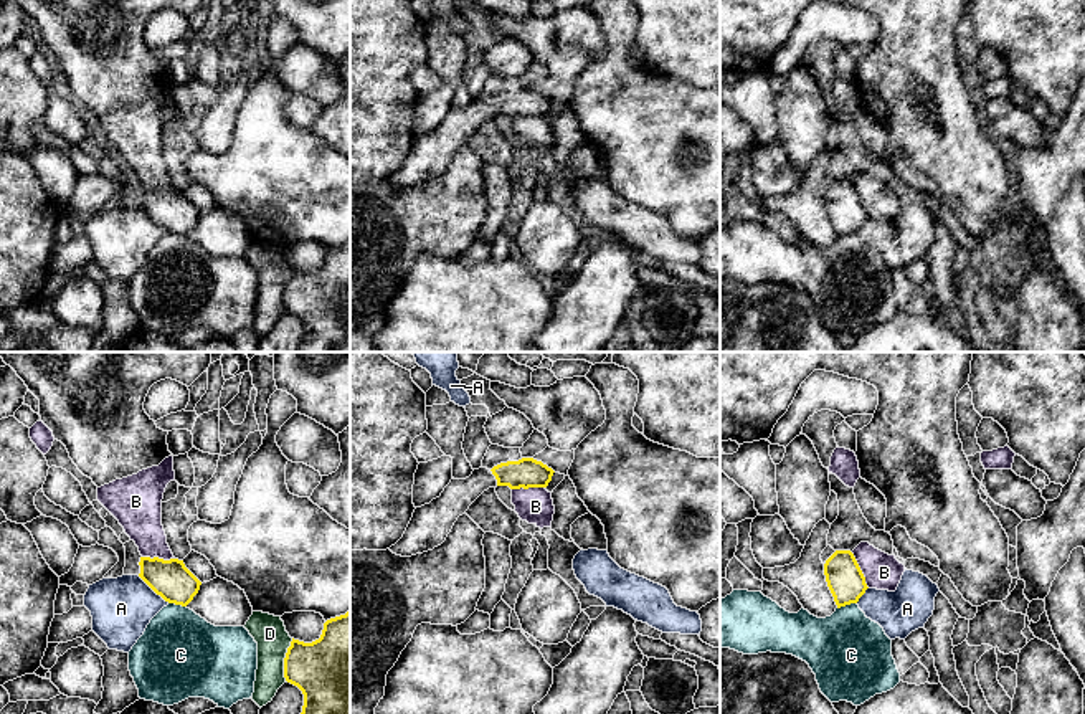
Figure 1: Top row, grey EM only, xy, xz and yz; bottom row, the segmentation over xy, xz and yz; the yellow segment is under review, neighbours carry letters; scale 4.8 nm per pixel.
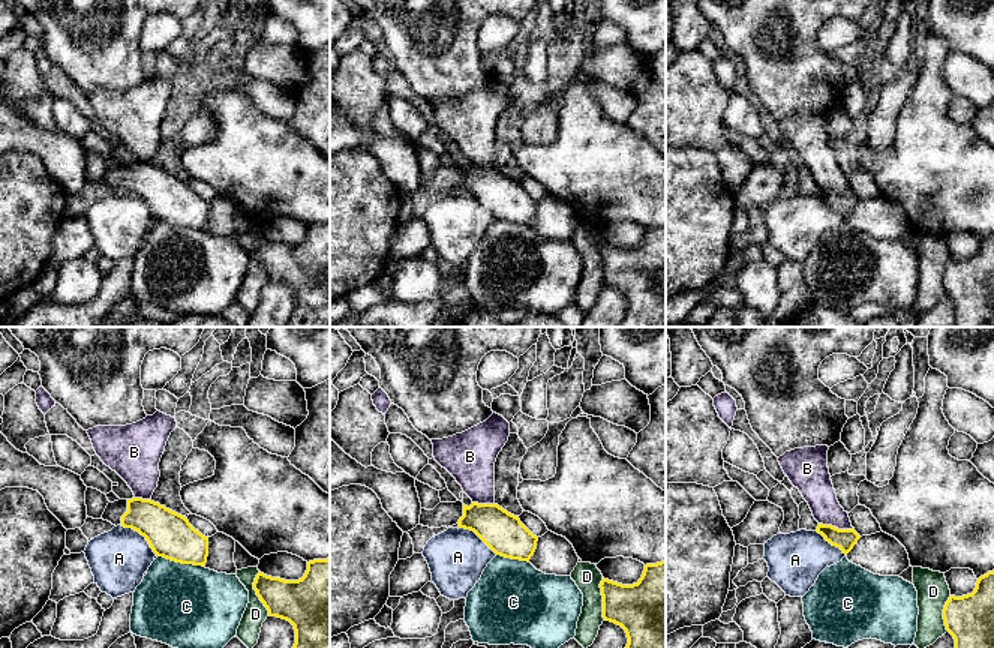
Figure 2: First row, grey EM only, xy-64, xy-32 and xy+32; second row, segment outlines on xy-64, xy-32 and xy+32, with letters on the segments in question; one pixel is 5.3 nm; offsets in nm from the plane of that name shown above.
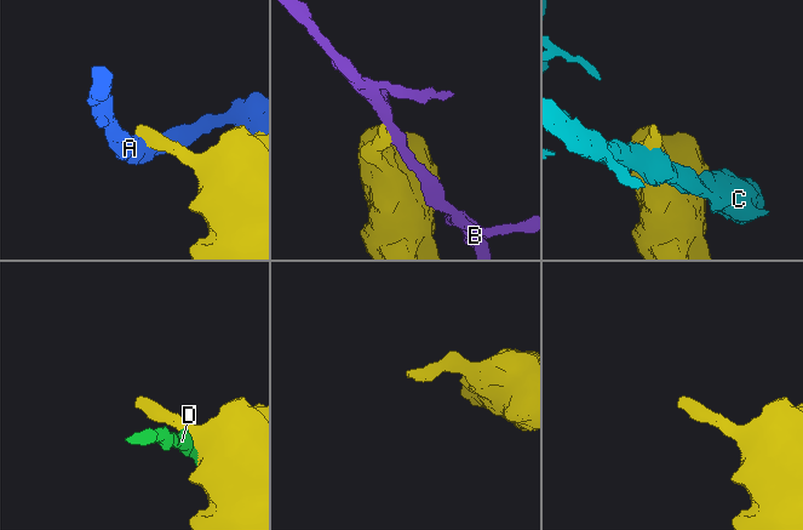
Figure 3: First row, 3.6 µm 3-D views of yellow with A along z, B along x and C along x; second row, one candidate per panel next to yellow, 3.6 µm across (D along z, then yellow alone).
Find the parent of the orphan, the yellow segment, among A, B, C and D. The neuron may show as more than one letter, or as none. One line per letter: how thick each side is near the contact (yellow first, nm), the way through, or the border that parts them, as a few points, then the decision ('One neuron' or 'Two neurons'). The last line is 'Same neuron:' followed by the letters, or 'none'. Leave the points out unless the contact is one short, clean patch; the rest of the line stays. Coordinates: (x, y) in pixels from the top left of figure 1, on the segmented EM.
A: Thickness 190 nm (yellow) against 300 nm. Two neurons
B: Thickness 180 nm (yellow) against 180 nm. Boundary: yz (851, 552), (869, 587). Two neurons
C: Thickness 180 nm (yellow) against 400 nm. Two neurons
D: Thickness 360 nm (yellow) against 160 nm. Two neurons
Same neuron: none

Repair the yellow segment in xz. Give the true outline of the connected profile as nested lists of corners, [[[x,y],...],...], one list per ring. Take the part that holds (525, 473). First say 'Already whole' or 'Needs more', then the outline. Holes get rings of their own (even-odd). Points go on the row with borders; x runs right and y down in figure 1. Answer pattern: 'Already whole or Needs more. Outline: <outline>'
Needs more. Outline: [[[533,458],[507,461],[492,469],[479,468],[466,479],[451,479],[439,497],[416,507],[403,537],[390,547],[401,557],[411,557],[441,545],[459,516],[489,488],[547,488],[553,469]]]

